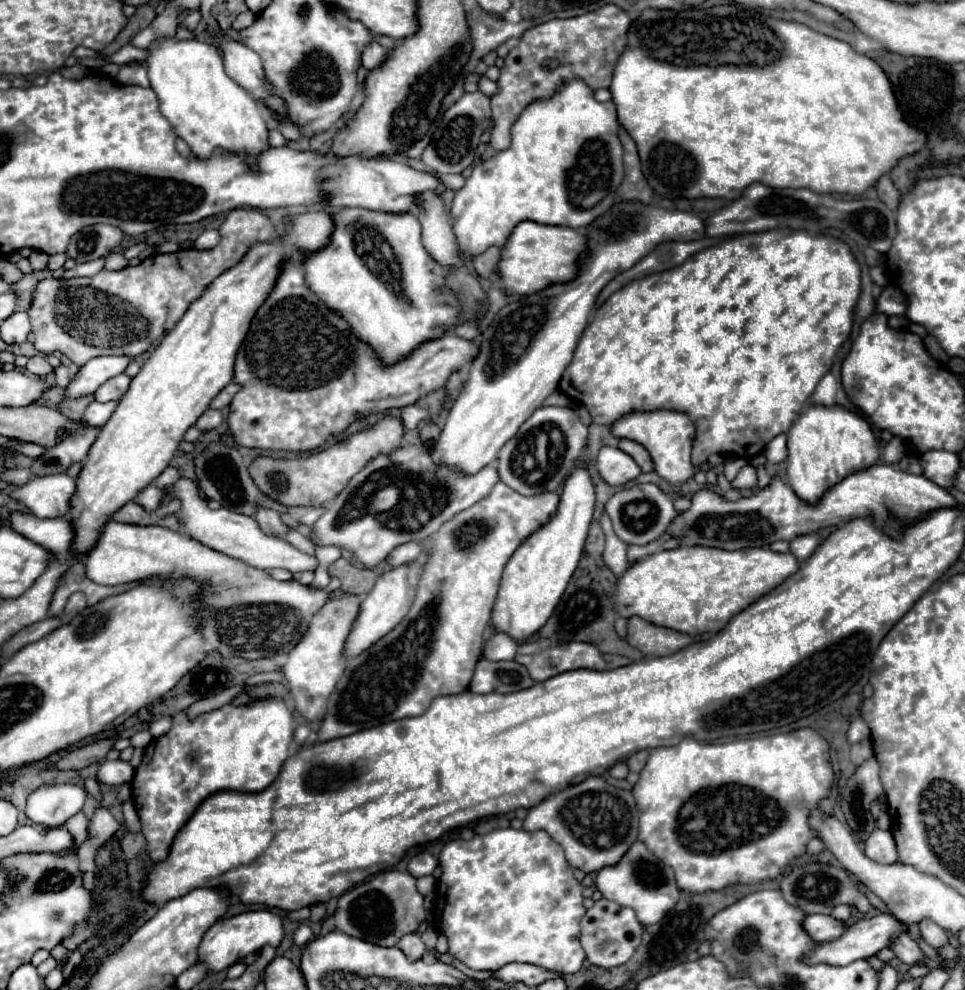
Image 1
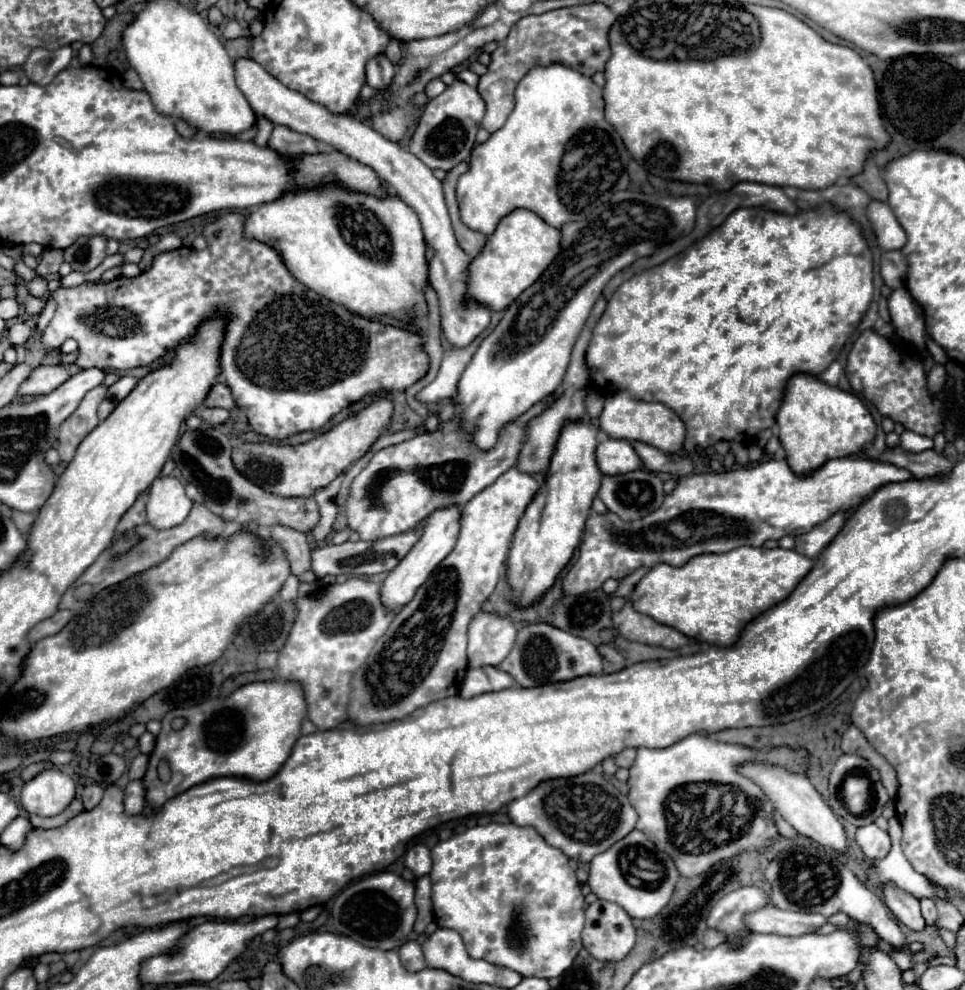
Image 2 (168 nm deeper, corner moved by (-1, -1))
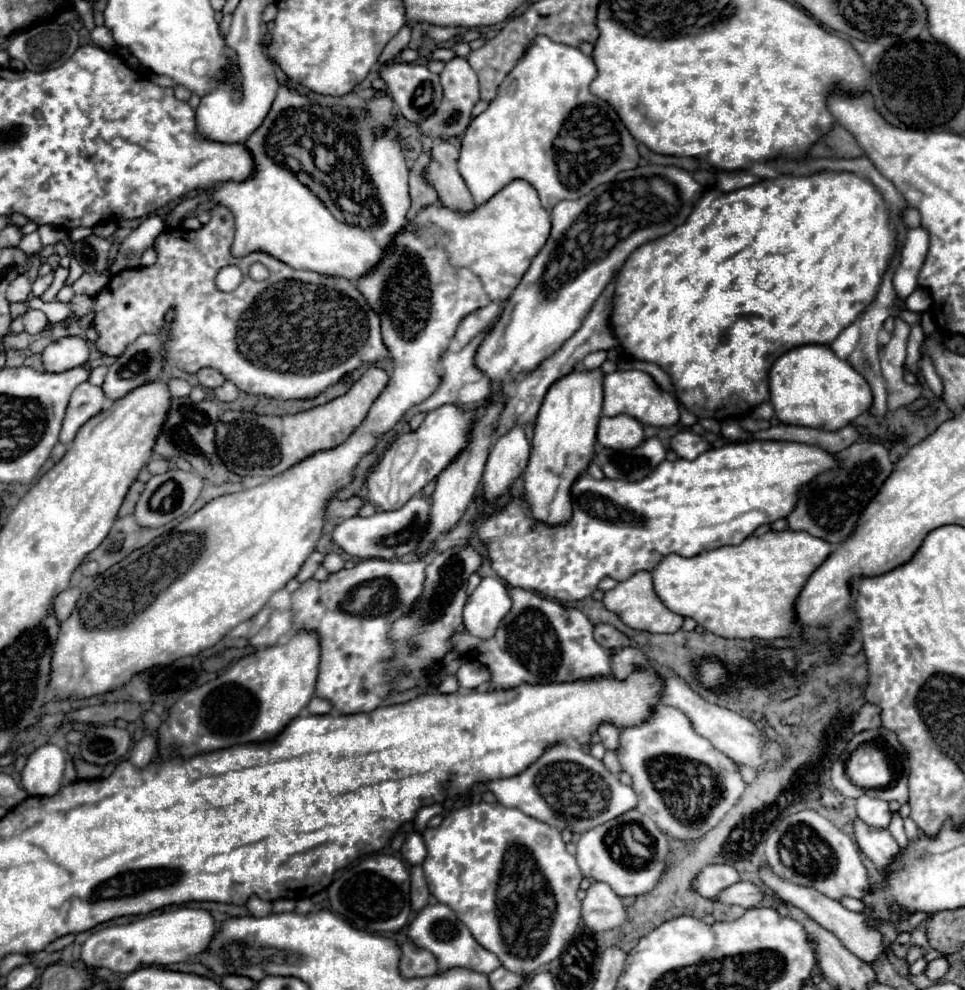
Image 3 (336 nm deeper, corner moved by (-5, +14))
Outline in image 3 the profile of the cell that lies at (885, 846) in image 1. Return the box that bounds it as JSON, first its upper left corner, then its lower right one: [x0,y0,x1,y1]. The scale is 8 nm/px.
[857,794,891,828]

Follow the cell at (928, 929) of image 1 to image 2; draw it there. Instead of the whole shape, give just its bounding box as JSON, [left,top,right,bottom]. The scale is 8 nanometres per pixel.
[883,887,925,931]

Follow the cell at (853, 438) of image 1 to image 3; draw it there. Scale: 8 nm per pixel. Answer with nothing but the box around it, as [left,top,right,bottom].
[769,344,873,430]

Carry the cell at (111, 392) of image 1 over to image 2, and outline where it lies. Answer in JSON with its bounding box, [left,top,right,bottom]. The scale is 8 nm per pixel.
[59,385,107,463]

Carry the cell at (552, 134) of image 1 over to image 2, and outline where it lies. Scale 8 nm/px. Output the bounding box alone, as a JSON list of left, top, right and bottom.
[457,65,629,235]

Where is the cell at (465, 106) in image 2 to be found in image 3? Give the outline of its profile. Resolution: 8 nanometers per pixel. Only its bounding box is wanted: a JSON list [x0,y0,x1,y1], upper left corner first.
[419,56,479,140]

